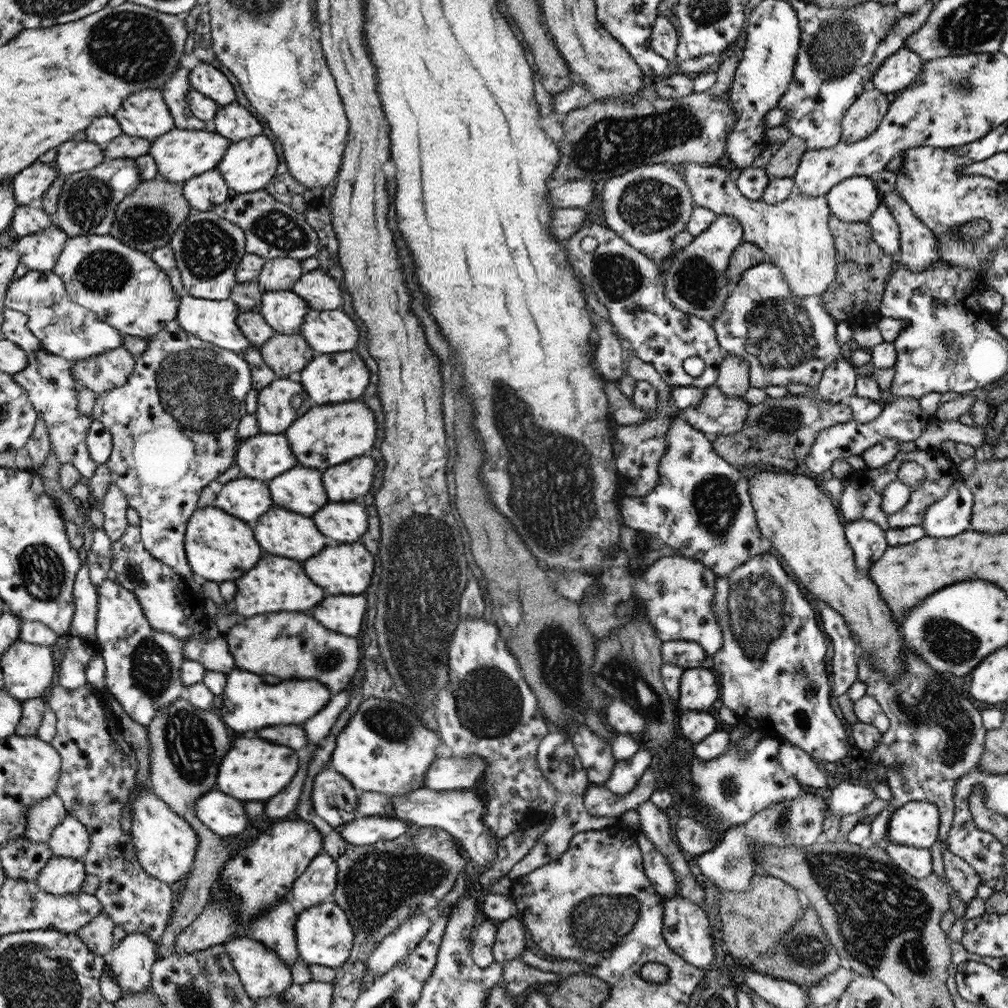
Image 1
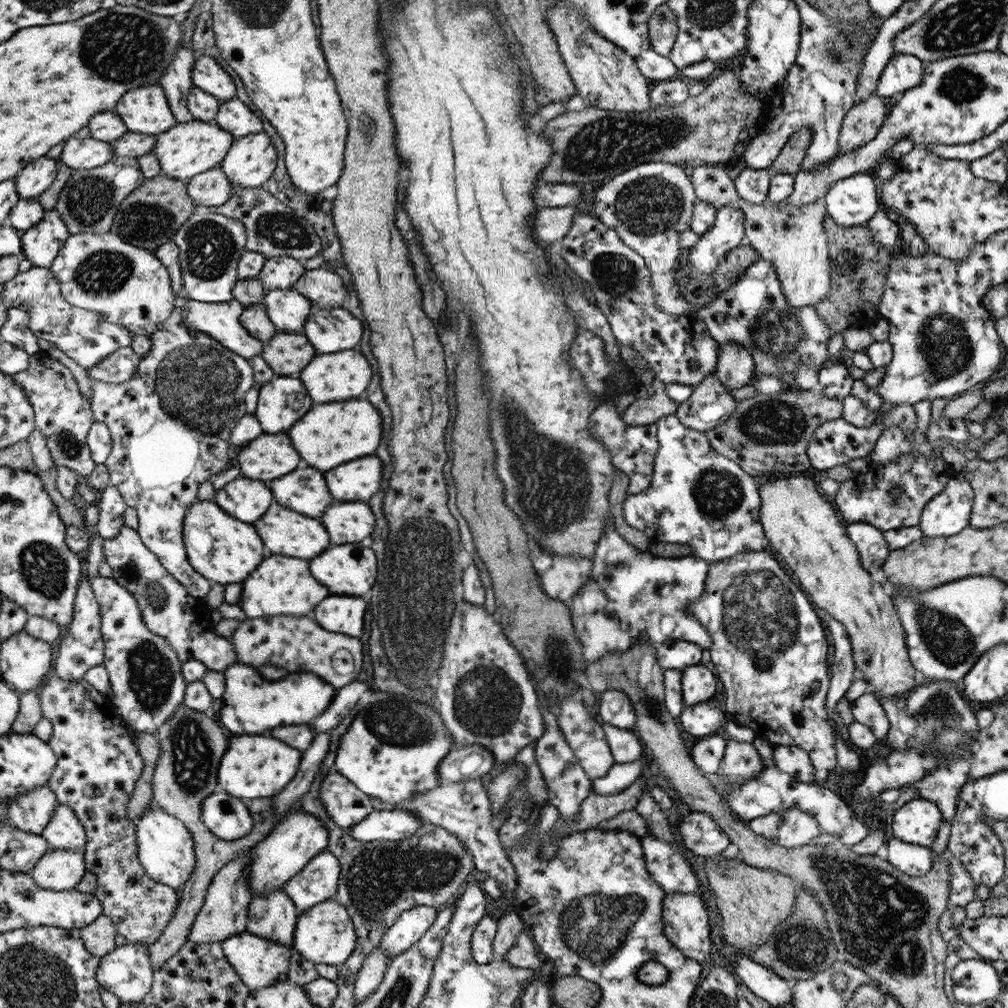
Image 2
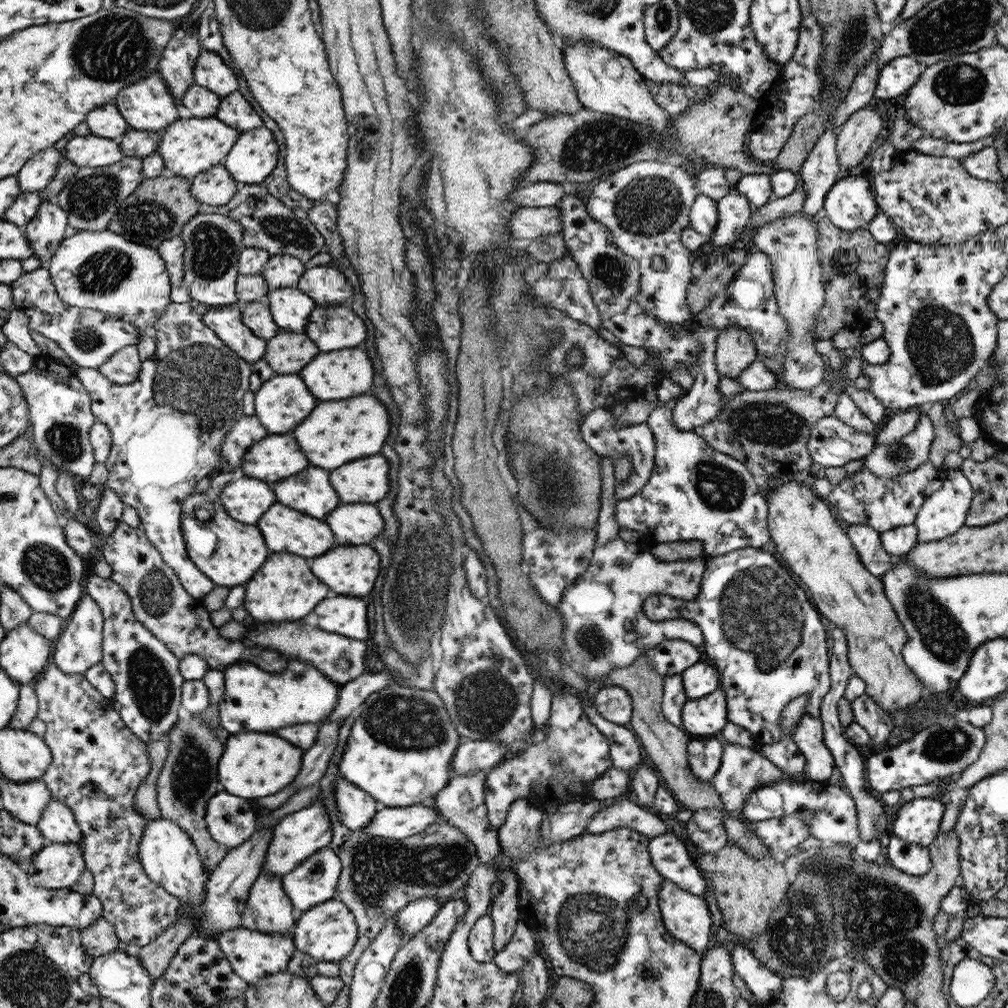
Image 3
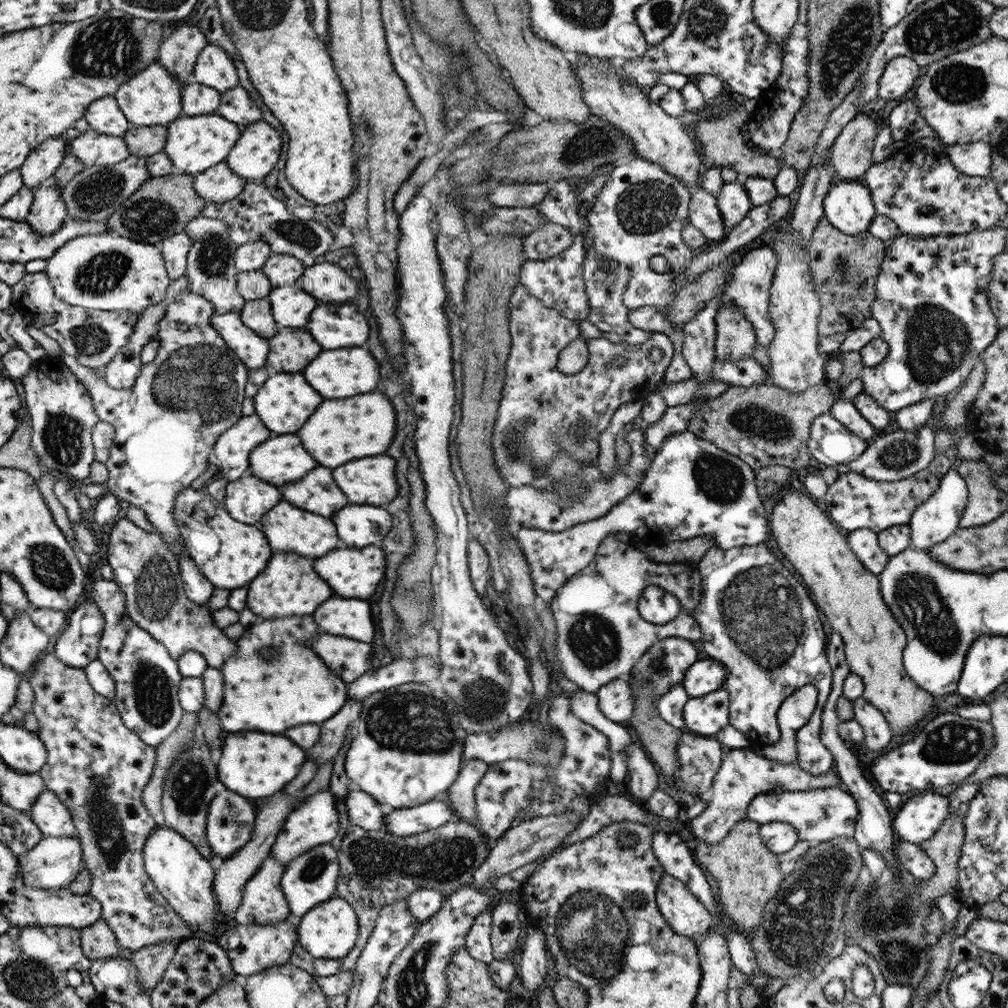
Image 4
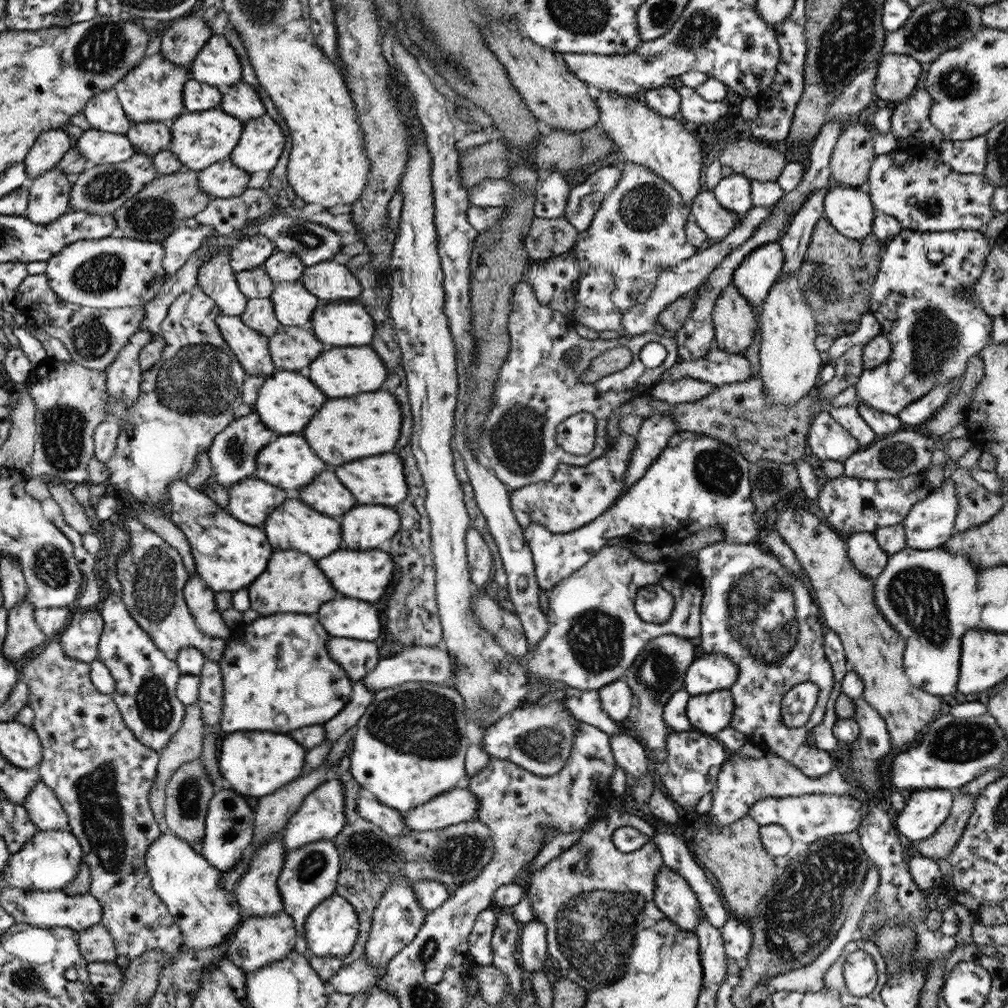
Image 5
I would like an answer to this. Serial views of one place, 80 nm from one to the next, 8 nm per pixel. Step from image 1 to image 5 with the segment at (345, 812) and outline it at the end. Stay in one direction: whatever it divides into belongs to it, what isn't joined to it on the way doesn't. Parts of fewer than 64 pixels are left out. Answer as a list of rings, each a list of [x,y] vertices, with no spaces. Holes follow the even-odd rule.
[[[362,789],[357,798],[352,798],[353,807],[362,819],[380,827],[391,836],[408,836],[410,829],[402,821],[402,813],[382,804],[369,790]]]

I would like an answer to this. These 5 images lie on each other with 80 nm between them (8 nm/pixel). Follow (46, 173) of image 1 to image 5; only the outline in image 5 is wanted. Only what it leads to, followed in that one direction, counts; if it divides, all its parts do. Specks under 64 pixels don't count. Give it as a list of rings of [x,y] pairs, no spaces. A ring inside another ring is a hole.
[[[65,129],[48,130],[42,133],[23,161],[29,180],[43,176],[47,170],[55,168],[73,145],[74,139],[67,134]]]

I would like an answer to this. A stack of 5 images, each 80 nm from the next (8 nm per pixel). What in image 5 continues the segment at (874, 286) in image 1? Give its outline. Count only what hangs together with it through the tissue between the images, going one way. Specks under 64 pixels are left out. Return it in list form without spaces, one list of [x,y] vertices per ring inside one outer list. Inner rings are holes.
[[[821,218],[796,273],[807,303],[813,308],[817,335],[838,339],[856,331],[863,314],[870,310],[872,285],[879,271],[882,244],[873,234],[857,241],[840,234],[825,218]]]

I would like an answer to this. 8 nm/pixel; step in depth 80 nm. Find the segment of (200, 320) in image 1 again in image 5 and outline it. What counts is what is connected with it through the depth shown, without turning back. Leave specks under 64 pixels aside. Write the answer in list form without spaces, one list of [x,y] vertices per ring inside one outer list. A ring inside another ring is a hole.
[[[221,315],[216,318],[216,323],[248,375],[266,377],[276,372],[268,335],[246,326],[240,316]]]

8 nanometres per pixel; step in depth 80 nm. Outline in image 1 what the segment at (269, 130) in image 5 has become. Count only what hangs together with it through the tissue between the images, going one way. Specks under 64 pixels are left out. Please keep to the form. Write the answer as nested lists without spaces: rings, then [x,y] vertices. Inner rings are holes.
[[[264,134],[232,143],[216,166],[232,192],[244,194],[264,189],[275,175],[278,154]]]

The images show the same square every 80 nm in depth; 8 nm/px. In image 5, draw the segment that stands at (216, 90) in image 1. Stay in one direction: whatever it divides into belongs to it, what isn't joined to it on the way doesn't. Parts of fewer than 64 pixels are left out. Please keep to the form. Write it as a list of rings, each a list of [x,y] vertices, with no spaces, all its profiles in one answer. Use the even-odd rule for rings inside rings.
[[[214,34],[190,66],[190,76],[198,82],[226,89],[241,80],[241,60],[225,36]]]

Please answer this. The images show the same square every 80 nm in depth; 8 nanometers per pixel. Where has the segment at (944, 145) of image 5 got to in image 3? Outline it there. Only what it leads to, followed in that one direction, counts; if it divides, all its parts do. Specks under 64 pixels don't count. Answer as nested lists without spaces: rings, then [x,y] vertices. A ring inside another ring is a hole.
[[[987,145],[984,150],[979,150],[970,156],[960,158],[960,162],[966,172],[974,178],[995,183],[1001,183],[1004,180],[998,168],[998,151],[991,145]]]

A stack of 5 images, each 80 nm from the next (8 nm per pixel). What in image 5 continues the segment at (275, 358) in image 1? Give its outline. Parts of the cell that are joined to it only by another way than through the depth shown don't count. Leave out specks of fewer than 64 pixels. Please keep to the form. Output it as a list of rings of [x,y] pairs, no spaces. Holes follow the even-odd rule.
[[[282,325],[277,334],[269,338],[269,350],[276,370],[300,370],[322,352],[322,344],[312,330],[304,326]]]

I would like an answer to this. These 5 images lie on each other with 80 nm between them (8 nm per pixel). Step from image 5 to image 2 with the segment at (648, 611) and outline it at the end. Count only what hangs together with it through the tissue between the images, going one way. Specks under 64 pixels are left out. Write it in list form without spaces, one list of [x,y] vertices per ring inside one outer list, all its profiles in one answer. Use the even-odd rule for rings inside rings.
[[[759,550],[714,562],[705,592],[685,611],[698,617],[713,638],[710,666],[721,679],[720,698],[728,720],[753,730],[757,739],[767,738],[774,746],[782,744],[806,750],[816,771],[815,780],[821,783],[839,762],[833,731],[835,722],[829,717],[826,704],[830,681],[826,656],[830,646],[815,609],[809,595],[792,582],[780,562],[767,551]]]

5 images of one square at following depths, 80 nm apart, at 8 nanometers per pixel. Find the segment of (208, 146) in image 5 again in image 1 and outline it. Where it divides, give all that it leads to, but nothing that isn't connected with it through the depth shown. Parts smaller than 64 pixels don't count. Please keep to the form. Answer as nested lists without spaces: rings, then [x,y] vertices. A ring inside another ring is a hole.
[[[211,127],[198,131],[174,128],[170,133],[151,141],[148,154],[155,160],[159,178],[184,184],[191,178],[216,168],[231,144],[230,139],[214,132]]]

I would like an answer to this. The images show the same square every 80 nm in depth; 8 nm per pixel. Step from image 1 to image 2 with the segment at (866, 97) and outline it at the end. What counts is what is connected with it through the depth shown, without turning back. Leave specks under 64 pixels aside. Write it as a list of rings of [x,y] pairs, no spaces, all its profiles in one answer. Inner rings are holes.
[[[875,92],[854,103],[841,124],[839,152],[847,153],[876,138],[885,121],[886,104]]]

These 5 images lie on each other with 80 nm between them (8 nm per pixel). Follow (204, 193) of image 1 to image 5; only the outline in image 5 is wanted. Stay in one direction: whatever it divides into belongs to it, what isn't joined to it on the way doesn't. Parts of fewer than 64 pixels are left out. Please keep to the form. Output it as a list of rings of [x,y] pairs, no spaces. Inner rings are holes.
[[[230,157],[197,173],[201,190],[212,198],[229,199],[240,196],[248,188],[249,180],[250,174],[238,168]]]

